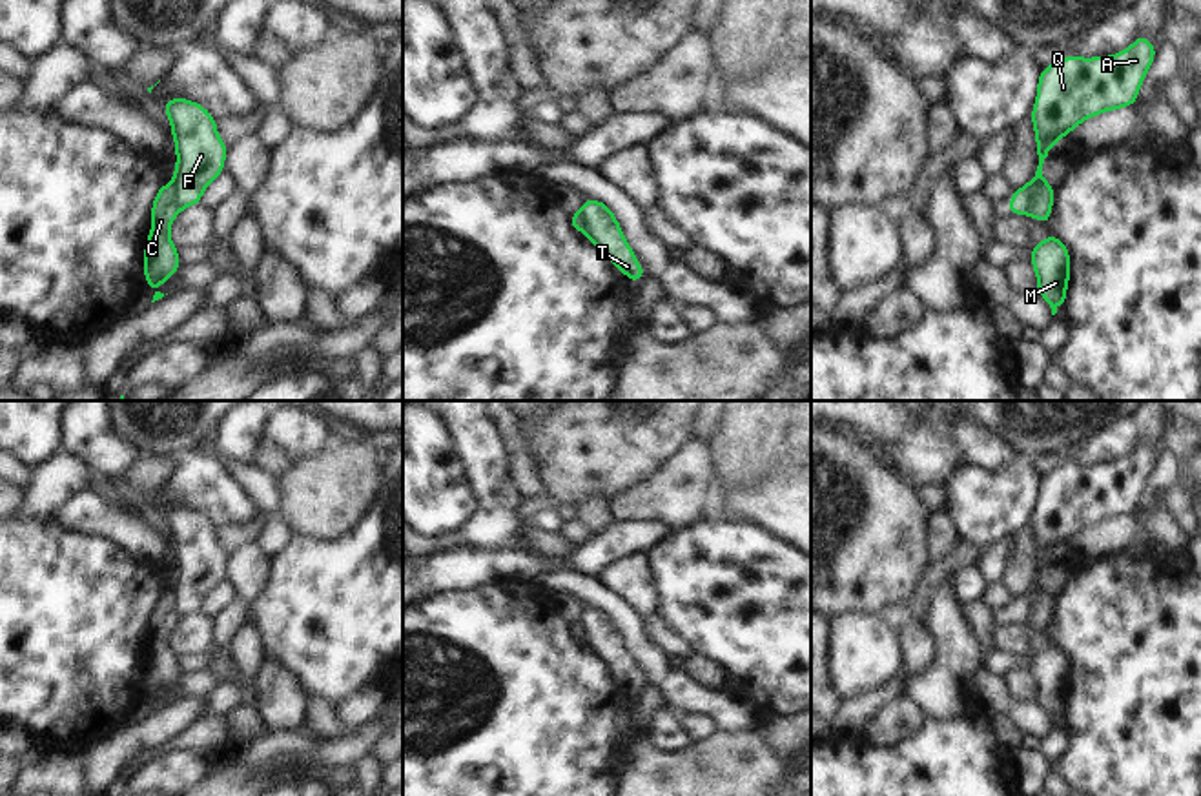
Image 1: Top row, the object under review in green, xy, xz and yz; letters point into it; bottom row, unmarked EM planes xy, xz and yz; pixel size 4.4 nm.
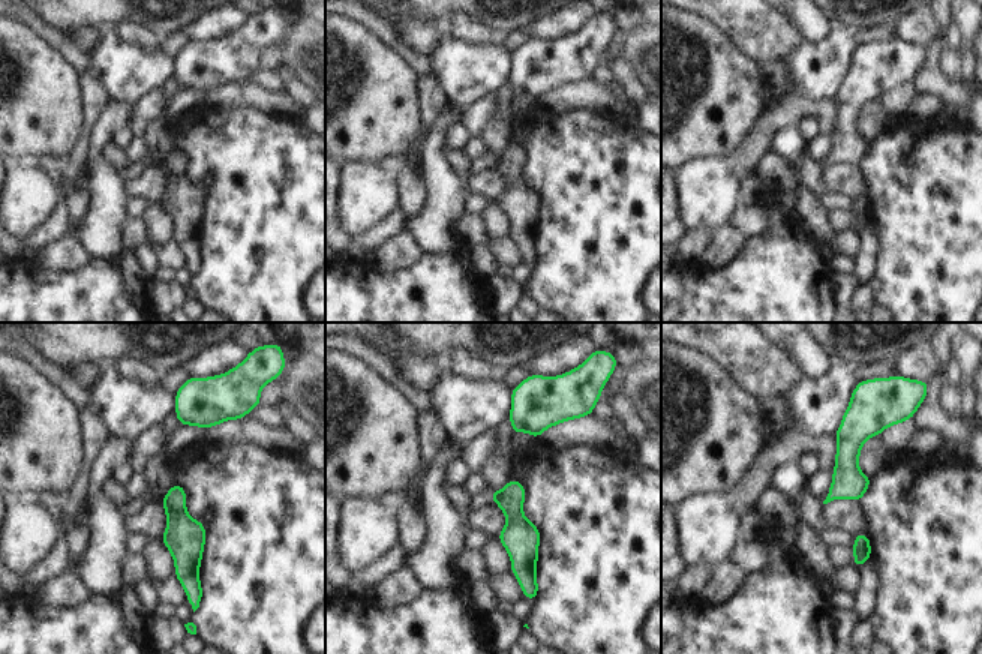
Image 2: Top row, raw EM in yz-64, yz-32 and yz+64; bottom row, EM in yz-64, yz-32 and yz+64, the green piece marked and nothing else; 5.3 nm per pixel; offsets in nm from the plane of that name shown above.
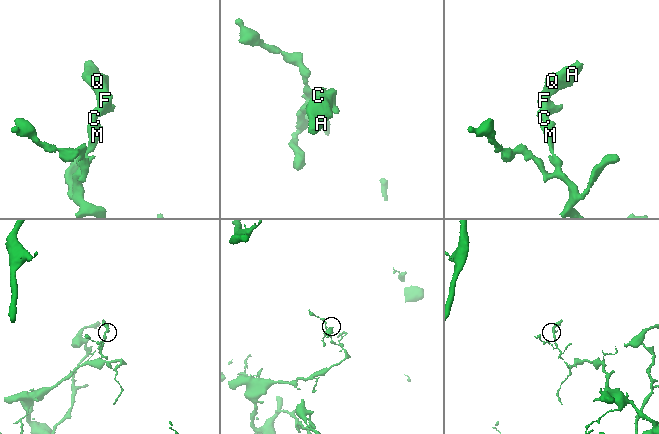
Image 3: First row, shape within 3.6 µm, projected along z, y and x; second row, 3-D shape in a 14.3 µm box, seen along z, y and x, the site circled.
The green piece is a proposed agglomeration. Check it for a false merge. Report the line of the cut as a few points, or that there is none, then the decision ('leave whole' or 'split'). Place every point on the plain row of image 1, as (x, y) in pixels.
yz (1047, 591), (1036, 596), (1034, 611), (1026, 622) | split

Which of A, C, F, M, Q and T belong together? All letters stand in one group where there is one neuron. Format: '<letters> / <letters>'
A F Q T / C M

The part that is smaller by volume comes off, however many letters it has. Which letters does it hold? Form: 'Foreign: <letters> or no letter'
Foreign: A, F, Q, T

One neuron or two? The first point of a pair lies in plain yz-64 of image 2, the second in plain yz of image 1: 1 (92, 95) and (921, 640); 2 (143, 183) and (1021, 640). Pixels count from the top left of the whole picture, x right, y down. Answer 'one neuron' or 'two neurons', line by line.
1: one neuron
2: one neuron

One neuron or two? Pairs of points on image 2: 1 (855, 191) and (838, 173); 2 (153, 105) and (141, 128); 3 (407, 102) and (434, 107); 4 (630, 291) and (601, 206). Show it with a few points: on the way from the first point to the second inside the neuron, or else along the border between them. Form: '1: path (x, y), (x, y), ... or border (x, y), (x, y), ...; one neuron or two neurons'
1: path (852, 186), (843, 177); one neuron
2: path (147, 111), (141, 122); one neuron
3: border (422, 75), (419, 83), (420, 129); two neurons
4: path (609, 270), (601, 263), (601, 227); one neuron

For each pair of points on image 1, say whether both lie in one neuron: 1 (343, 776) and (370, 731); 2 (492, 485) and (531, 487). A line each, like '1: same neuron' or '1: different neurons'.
1: different neurons
2: different neurons

